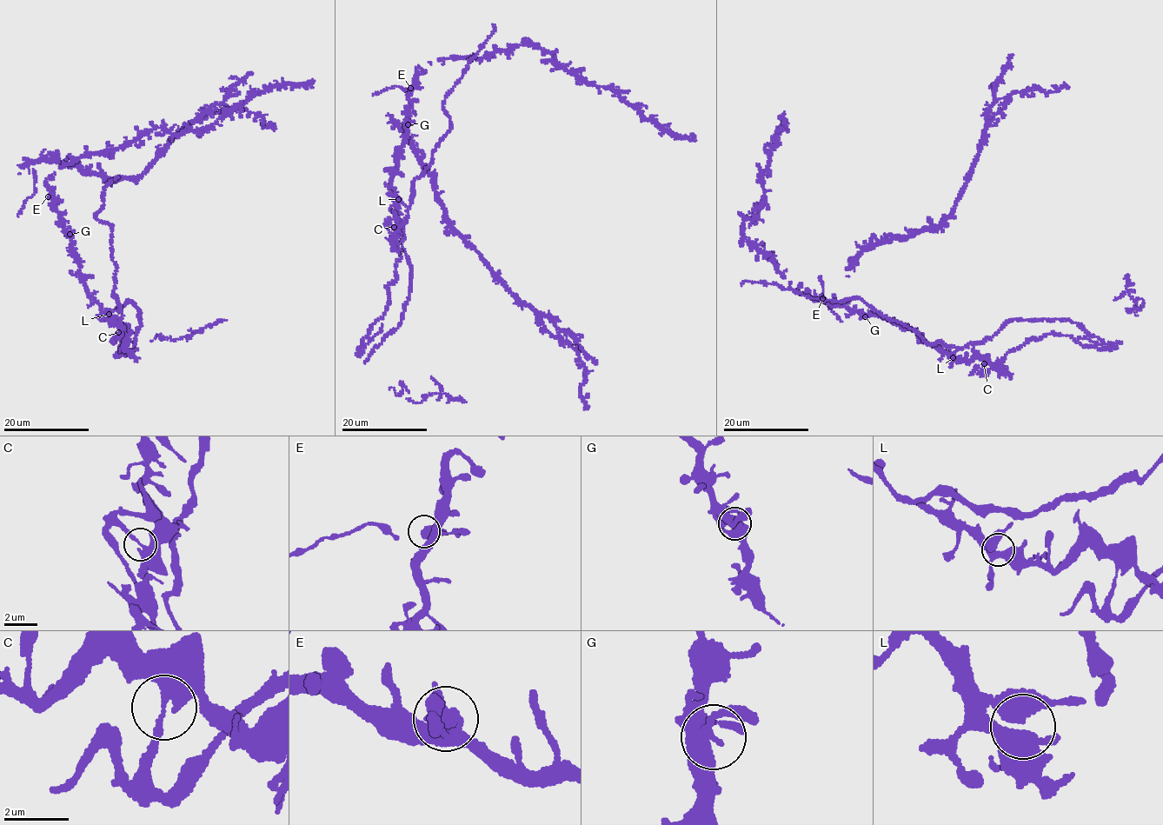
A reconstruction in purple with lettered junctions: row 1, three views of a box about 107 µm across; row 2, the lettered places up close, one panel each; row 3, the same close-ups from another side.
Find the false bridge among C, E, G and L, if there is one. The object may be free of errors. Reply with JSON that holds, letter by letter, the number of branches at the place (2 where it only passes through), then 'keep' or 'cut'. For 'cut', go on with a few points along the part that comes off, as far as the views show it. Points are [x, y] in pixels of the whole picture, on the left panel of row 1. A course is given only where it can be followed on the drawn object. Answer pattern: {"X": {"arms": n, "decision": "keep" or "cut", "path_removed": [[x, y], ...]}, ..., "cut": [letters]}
{"C": {"arms": 2, "decision": "cut", "path_removed": [[118, 332], [119, 355], [140, 313], [116, 308], [112, 227], [95, 217], [116, 179]]}, "E": {"arms": 2, "decision": "keep"}, "G": {"arms": 2, "decision": "keep"}, "L": {"arms": 2, "decision": "keep"}, "cut": ["C"]}

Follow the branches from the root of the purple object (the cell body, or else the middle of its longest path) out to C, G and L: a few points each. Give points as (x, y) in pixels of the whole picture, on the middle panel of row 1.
C: (409, 95), (404, 146), (390, 181), (396, 199), (395, 218), (398, 222), (394, 227)
G: (409, 95), (408, 124)
L: (409, 95), (404, 146), (390, 181), (392, 192), (398, 199)

